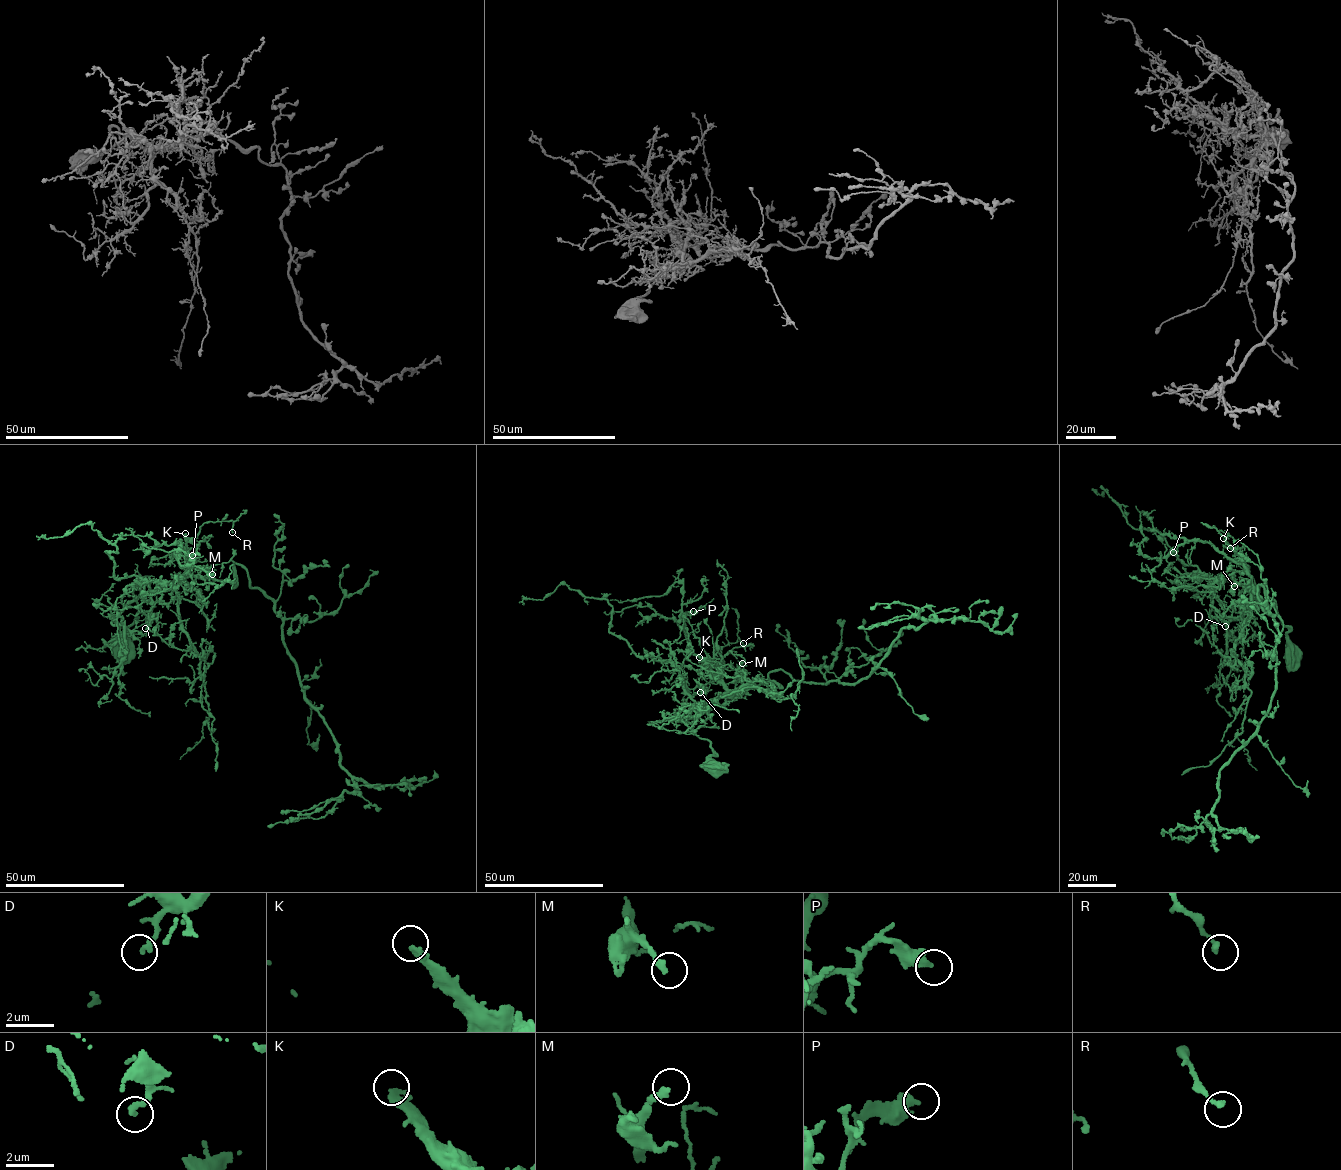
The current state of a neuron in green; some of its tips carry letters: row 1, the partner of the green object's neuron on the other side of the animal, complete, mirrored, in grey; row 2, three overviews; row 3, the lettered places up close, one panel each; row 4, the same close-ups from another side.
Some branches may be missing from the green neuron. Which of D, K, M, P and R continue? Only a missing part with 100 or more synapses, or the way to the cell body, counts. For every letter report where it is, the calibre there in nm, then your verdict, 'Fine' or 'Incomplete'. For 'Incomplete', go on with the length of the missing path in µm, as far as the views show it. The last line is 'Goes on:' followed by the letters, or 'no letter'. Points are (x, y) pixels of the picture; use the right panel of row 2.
D: Place: (1225, 626). Thickness 220 nm. Fine
K: Place: (1223, 538). Thickness 360 nm. Incomplete. Missing length about 50 µm
M: Place: (1234, 586). Thickness 260 nm. Fine
P: Place: (1173, 552). Thickness 460 nm. Fine
R: Place: (1230, 548). Thickness 190 nm. Fine
Goes on: K

